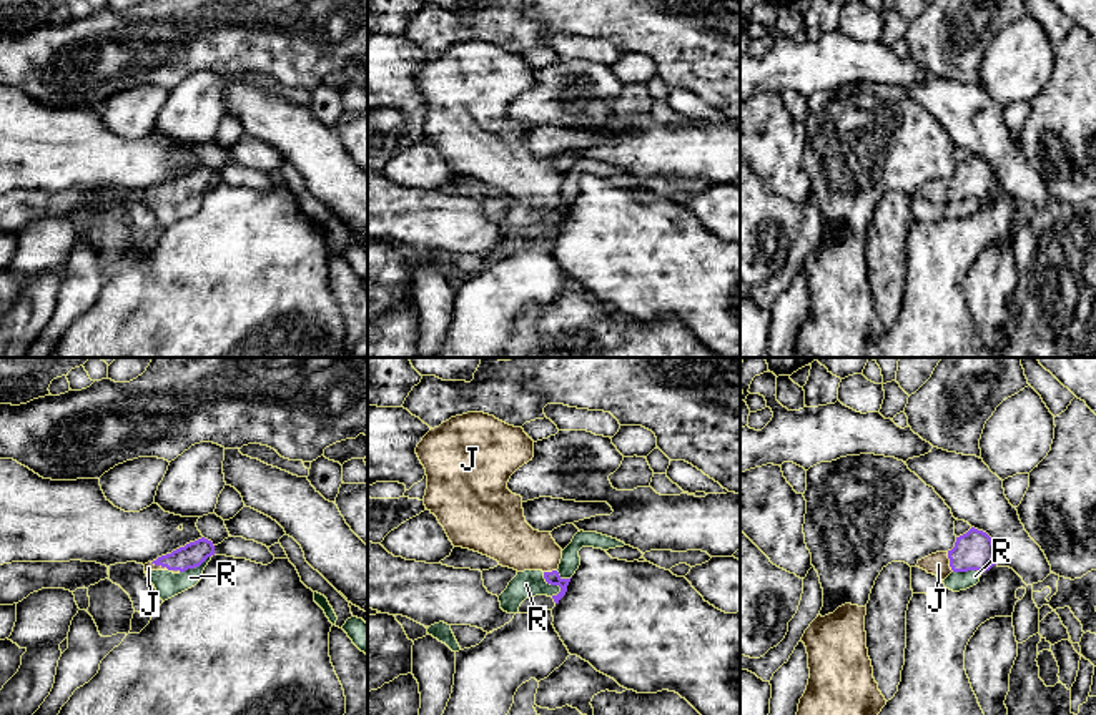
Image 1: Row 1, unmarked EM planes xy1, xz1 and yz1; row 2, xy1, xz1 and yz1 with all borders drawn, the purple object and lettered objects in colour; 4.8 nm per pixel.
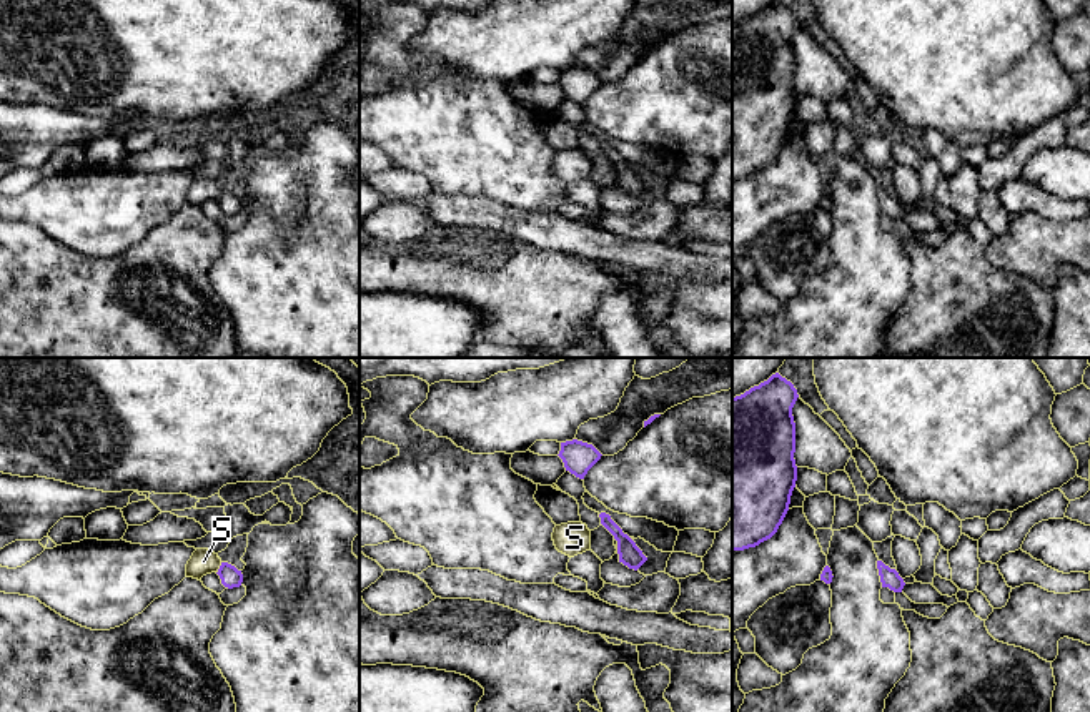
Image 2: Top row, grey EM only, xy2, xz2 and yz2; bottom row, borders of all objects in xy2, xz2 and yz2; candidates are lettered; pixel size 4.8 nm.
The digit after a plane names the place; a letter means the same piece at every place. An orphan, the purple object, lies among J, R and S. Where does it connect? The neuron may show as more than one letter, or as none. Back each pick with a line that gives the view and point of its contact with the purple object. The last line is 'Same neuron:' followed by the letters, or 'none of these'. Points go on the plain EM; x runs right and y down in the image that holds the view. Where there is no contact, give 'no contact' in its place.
J: meets purple in yz1 at (950, 190)
Same neuron: J

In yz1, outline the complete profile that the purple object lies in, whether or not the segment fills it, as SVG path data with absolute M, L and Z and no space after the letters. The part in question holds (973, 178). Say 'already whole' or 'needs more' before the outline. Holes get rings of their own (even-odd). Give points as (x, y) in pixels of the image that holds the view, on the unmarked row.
needs more | M975 155L956 165L951 178L931 181L916 191L941 208L951 200L978 198L983 201L993 193L996 193L996 175L986 160Z

